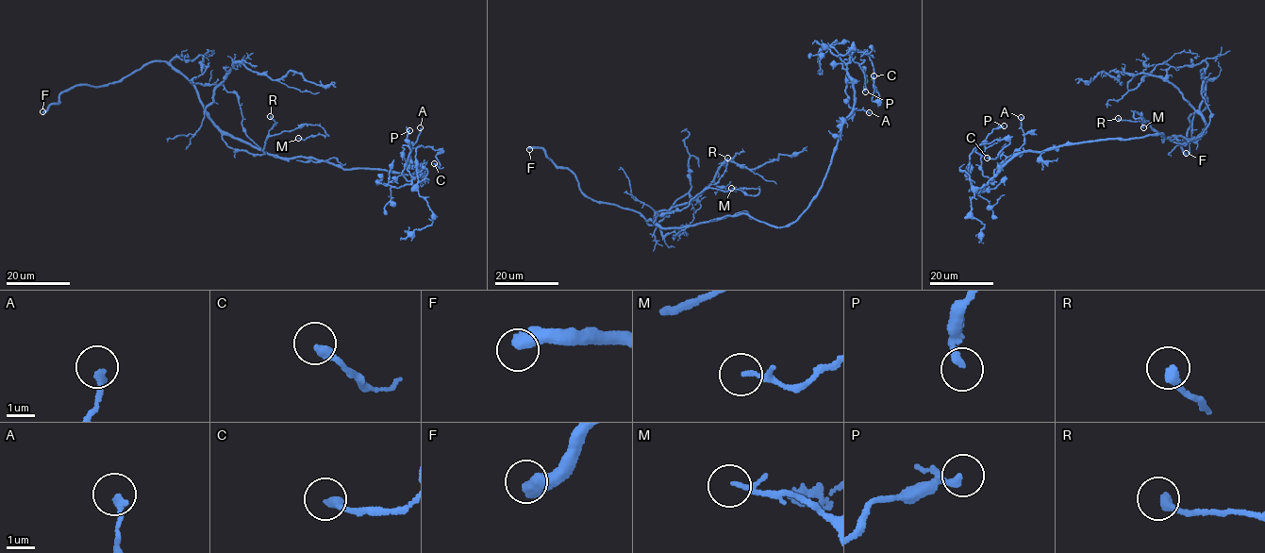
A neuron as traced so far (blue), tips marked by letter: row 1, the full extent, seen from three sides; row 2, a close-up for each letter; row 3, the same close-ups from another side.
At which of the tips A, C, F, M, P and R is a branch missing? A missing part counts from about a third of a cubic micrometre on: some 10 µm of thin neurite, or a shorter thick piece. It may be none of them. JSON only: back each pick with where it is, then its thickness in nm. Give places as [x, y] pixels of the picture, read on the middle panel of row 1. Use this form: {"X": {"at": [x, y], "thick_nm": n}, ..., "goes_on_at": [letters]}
{"F": {"at": [529, 149], "thick_nm": 480}, "goes_on_at": ["F"]}

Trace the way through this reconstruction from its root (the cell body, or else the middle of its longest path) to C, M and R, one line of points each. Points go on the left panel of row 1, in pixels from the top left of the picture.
C: (341, 166), (407, 175), (421, 163), (411, 181), (416, 187), (418, 147), (440, 151), (440, 167), (434, 163)
M: (341, 166), (281, 159), (222, 136), (259, 155), (270, 136), (304, 125), (327, 135), (298, 138)
R: (341, 166), (312, 158), (281, 159), (228, 135), (222, 139), (234, 149), (262, 154), (275, 124), (270, 116)

